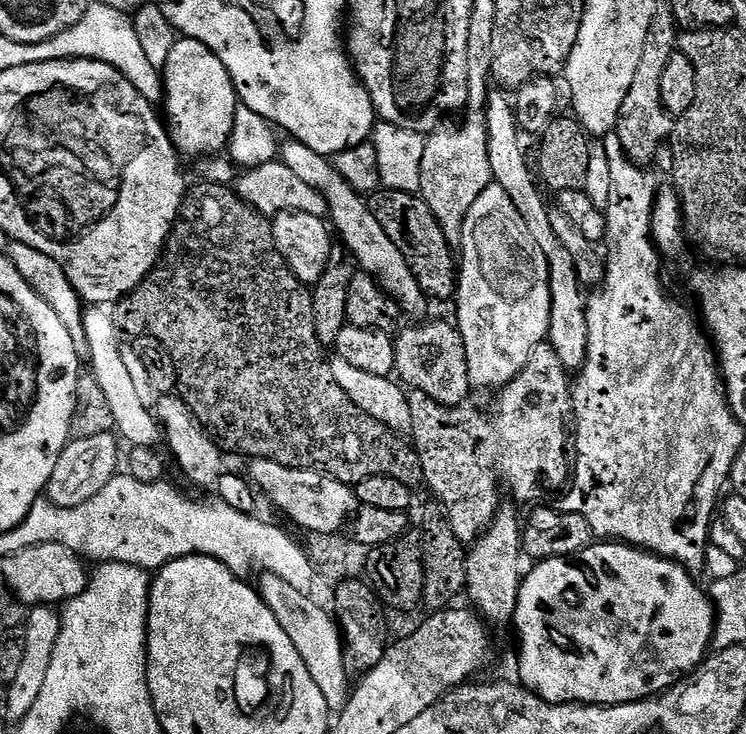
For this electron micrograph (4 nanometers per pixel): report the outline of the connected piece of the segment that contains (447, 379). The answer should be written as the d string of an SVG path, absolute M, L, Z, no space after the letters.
M432 320L429 324L416 324L404 333L401 331L396 340L396 372L409 389L425 392L434 398L434 402L454 408L469 399L468 392L471 393L473 387L464 361L464 343L460 330L451 323L448 324Z

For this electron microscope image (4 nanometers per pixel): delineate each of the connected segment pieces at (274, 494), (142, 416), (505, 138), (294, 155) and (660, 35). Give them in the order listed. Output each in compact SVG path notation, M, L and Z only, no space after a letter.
M269 459L249 461L247 472L249 481L268 495L277 511L288 516L296 525L307 533L337 534L345 522L351 519L359 506L355 489L348 484L338 482L332 476L323 476L320 472L302 471L297 468L282 466L281 463Z
M88 306L84 311L84 326L86 342L88 343L87 359L92 359L92 375L106 394L107 405L110 406L110 414L113 416L115 431L119 439L125 445L136 447L153 448L157 447L157 440L161 439L161 427L157 423L153 409L148 408L140 401L140 388L124 361L124 352L120 349L121 337L111 311L104 306Z
M494 88L488 93L487 130L488 153L490 154L490 168L493 181L502 186L510 200L521 214L523 222L529 227L534 242L542 254L546 255L548 269L550 270L551 290L551 318L548 326L548 341L556 350L562 364L572 372L579 371L587 360L589 344L589 326L587 301L582 285L577 278L575 262L565 249L561 240L558 240L550 224L550 210L546 206L534 178L530 172L520 138L522 139L516 113L511 99L506 98L507 93Z
M291 138L281 143L278 154L281 163L286 165L301 182L306 183L325 198L329 221L335 233L340 234L343 242L356 258L355 263L369 275L375 276L405 313L416 314L428 306L427 297L418 286L417 279L414 278L402 252L398 250L394 242L391 242L390 236L386 234L382 226L379 226L369 203L340 176L333 163L304 143Z
M667 6L657 7L654 18L650 22L650 30L646 34L646 46L642 46L642 62L638 62L638 71L634 73L634 82L626 94L626 102L622 102L622 110L618 114L618 122L614 131L621 139L622 150L633 164L648 166L648 163L660 152L660 147L669 143L672 135L674 117L662 102L662 74L666 71L672 53L678 48L678 25L672 11Z

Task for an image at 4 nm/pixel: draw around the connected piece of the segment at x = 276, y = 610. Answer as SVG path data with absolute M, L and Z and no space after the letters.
M264 572L261 577L257 592L263 598L264 604L269 606L274 618L278 619L279 626L289 635L290 642L306 664L310 678L317 683L318 690L326 699L329 711L340 713L351 696L352 684L350 675L345 670L343 639L335 619L316 602L318 600L315 597L290 586L290 582L278 578L278 574Z

